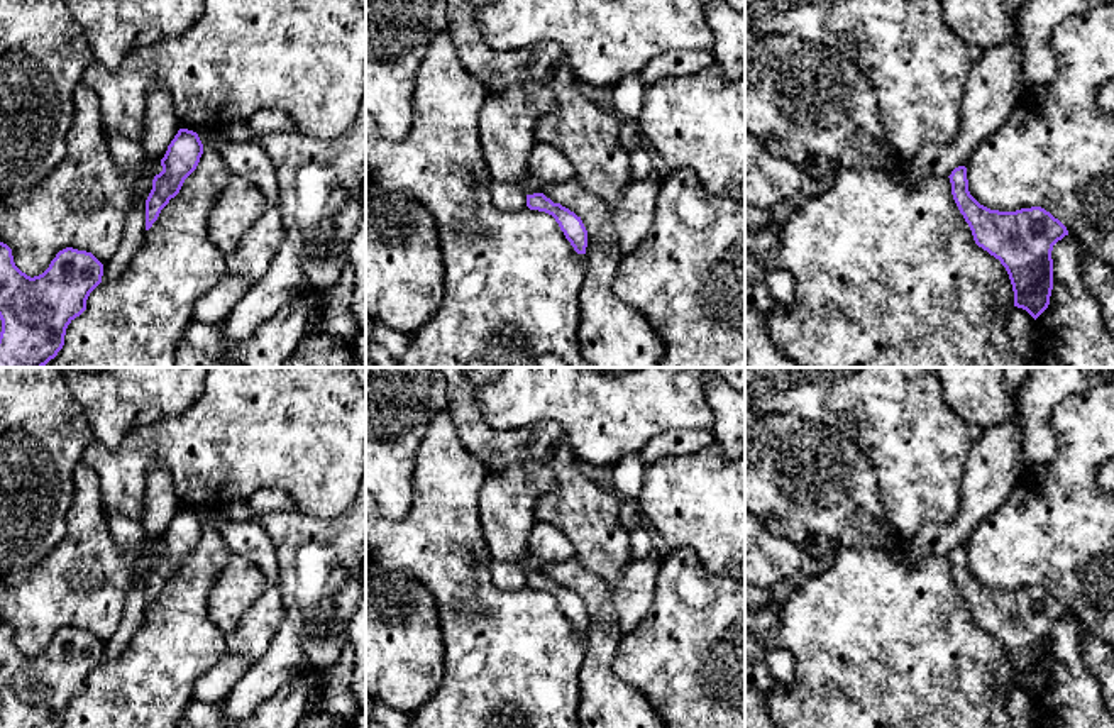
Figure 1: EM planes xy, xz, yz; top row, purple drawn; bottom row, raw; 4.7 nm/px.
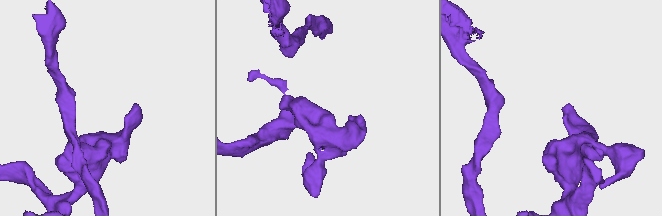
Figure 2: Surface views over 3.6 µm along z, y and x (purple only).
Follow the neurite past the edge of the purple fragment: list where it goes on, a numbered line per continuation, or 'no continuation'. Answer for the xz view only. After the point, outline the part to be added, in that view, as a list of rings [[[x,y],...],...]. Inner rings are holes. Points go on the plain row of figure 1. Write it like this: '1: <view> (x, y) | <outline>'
no continuation

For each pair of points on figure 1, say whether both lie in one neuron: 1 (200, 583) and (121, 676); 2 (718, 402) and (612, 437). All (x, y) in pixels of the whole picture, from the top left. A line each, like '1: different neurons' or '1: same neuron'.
1: same neuron
2: different neurons

